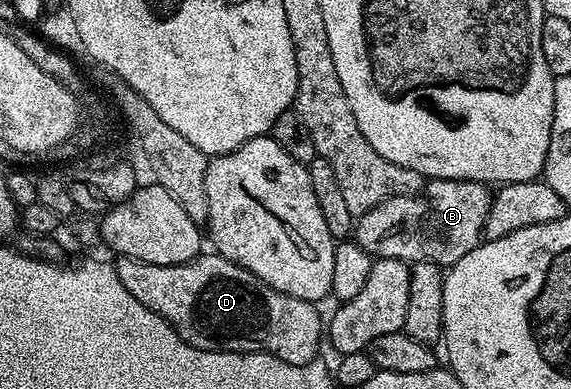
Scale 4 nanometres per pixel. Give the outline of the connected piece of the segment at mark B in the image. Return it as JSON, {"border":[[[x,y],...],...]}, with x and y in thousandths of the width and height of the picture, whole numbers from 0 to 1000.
{"border":[[[751,463],[743,488],[725,504],[694,504],[664,519],[643,550],[623,558],[622,622],[662,668],[706,668],[718,681],[755,674],[785,684],[804,674],[811,653],[825,653],[844,625],[853,540],[860,540],[863,494],[858,476],[816,463]]]}

